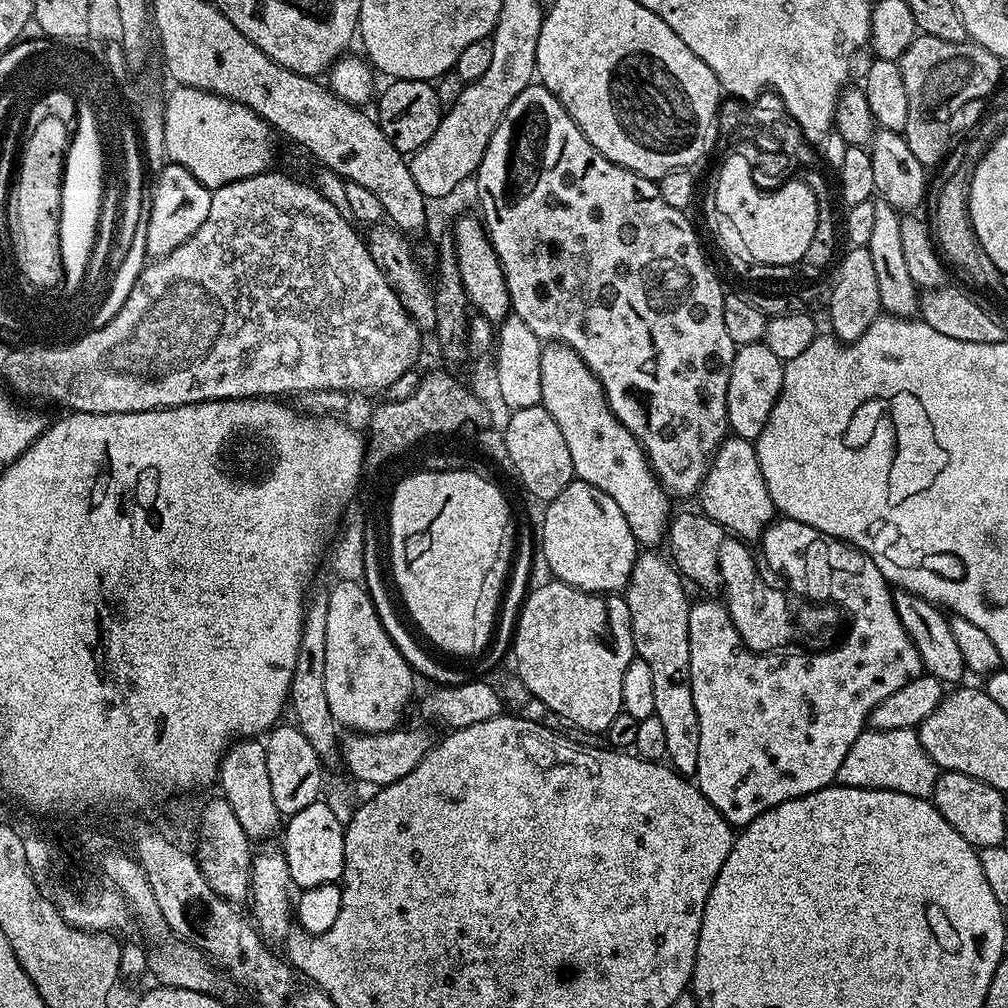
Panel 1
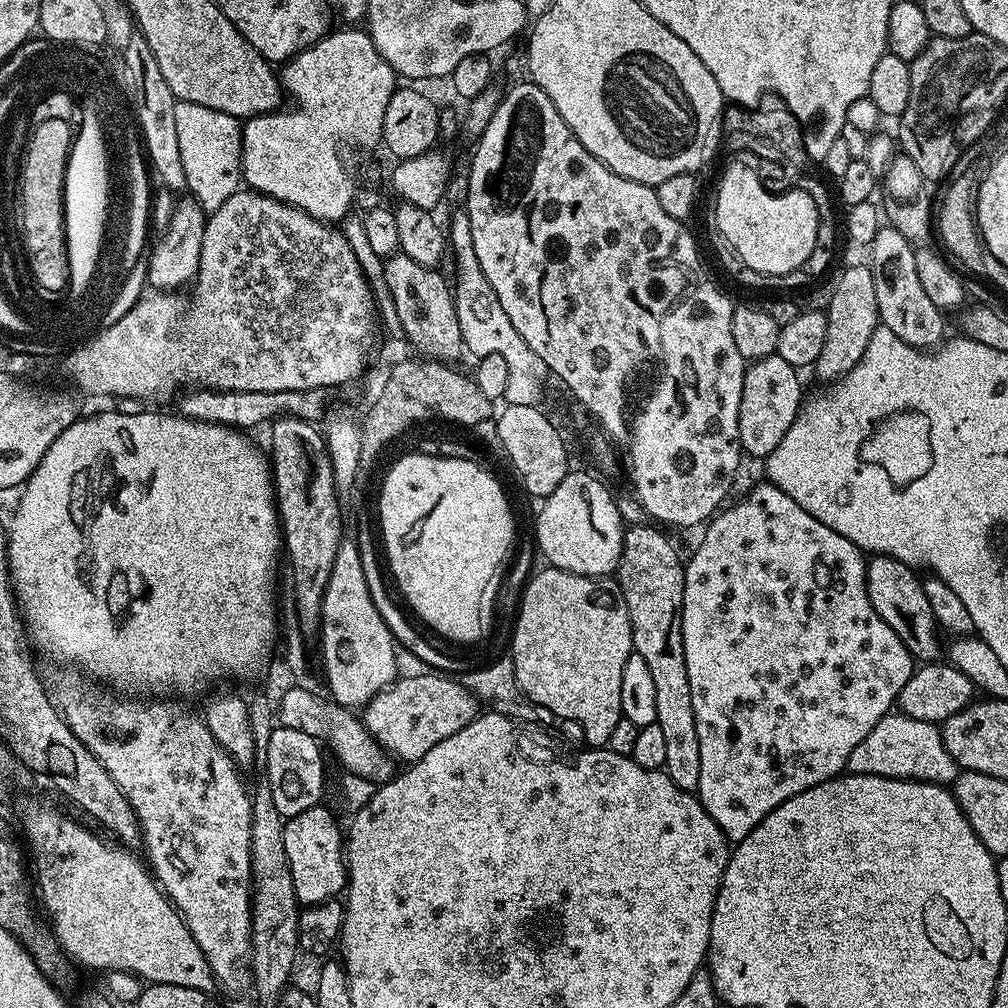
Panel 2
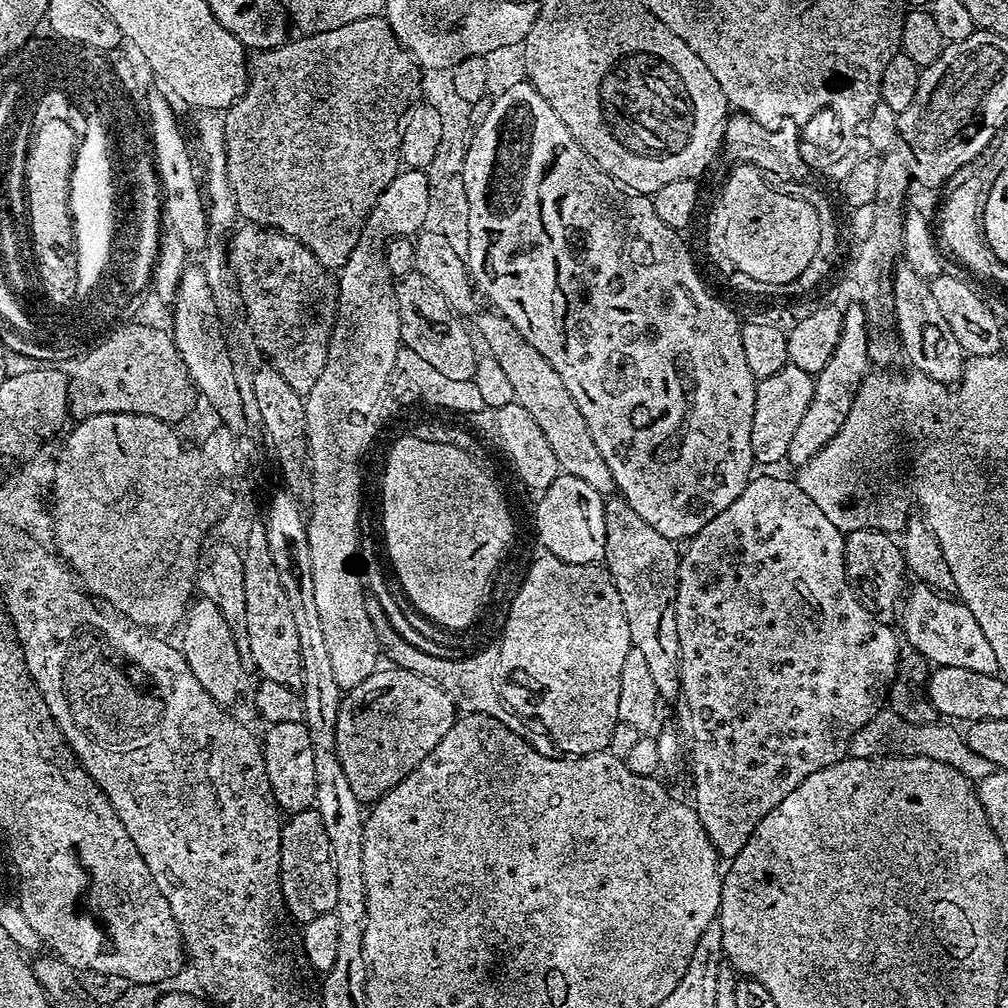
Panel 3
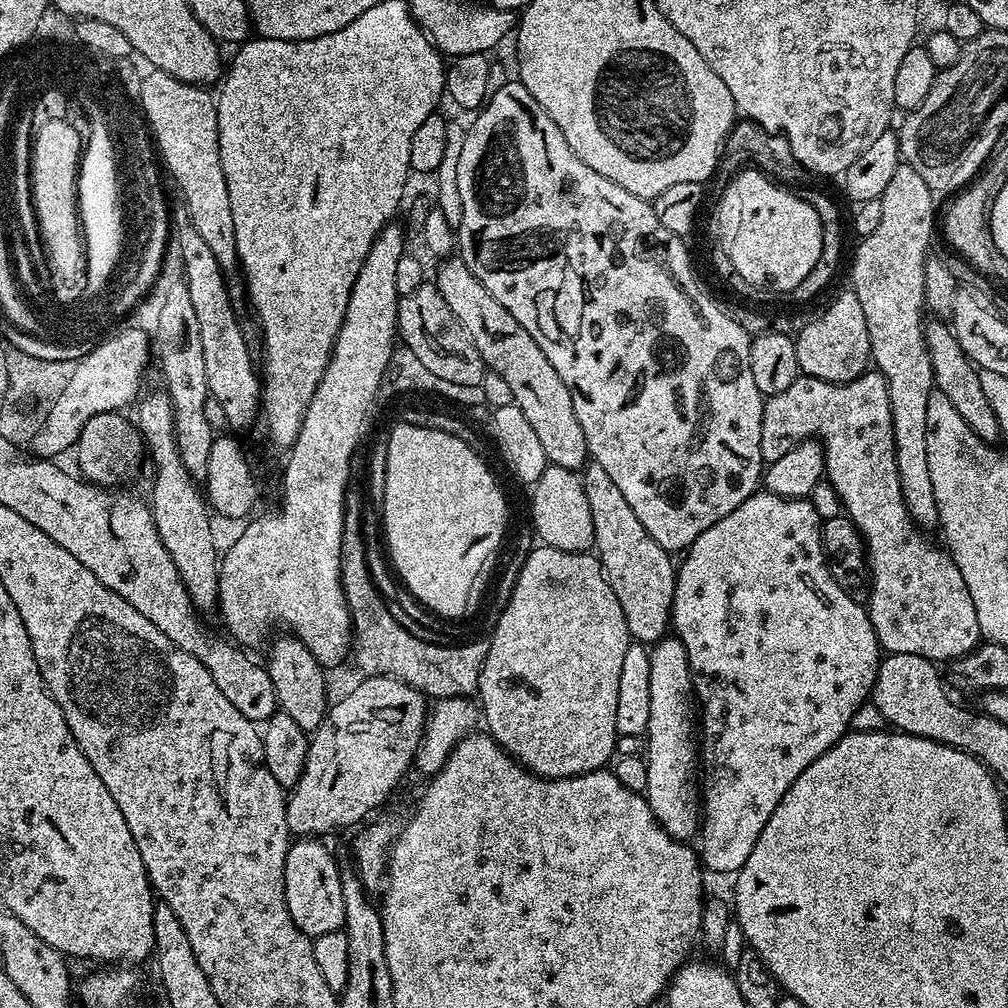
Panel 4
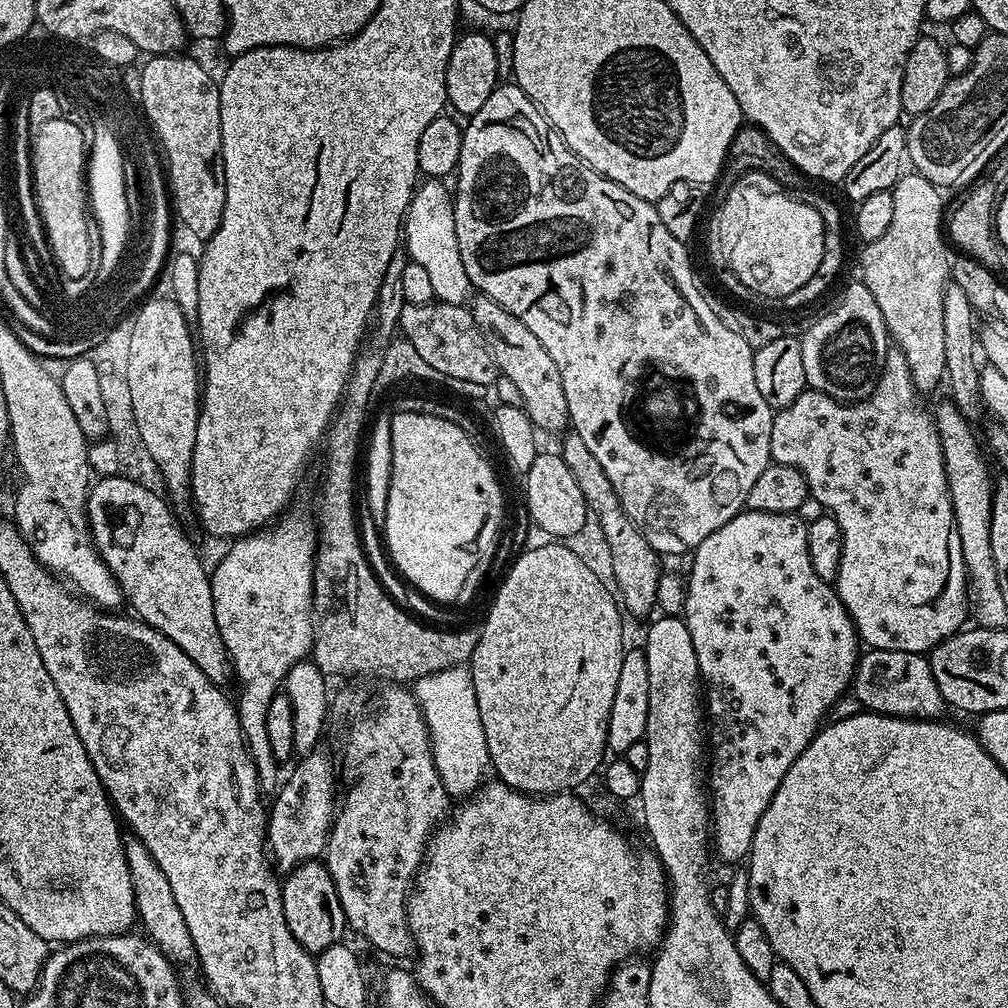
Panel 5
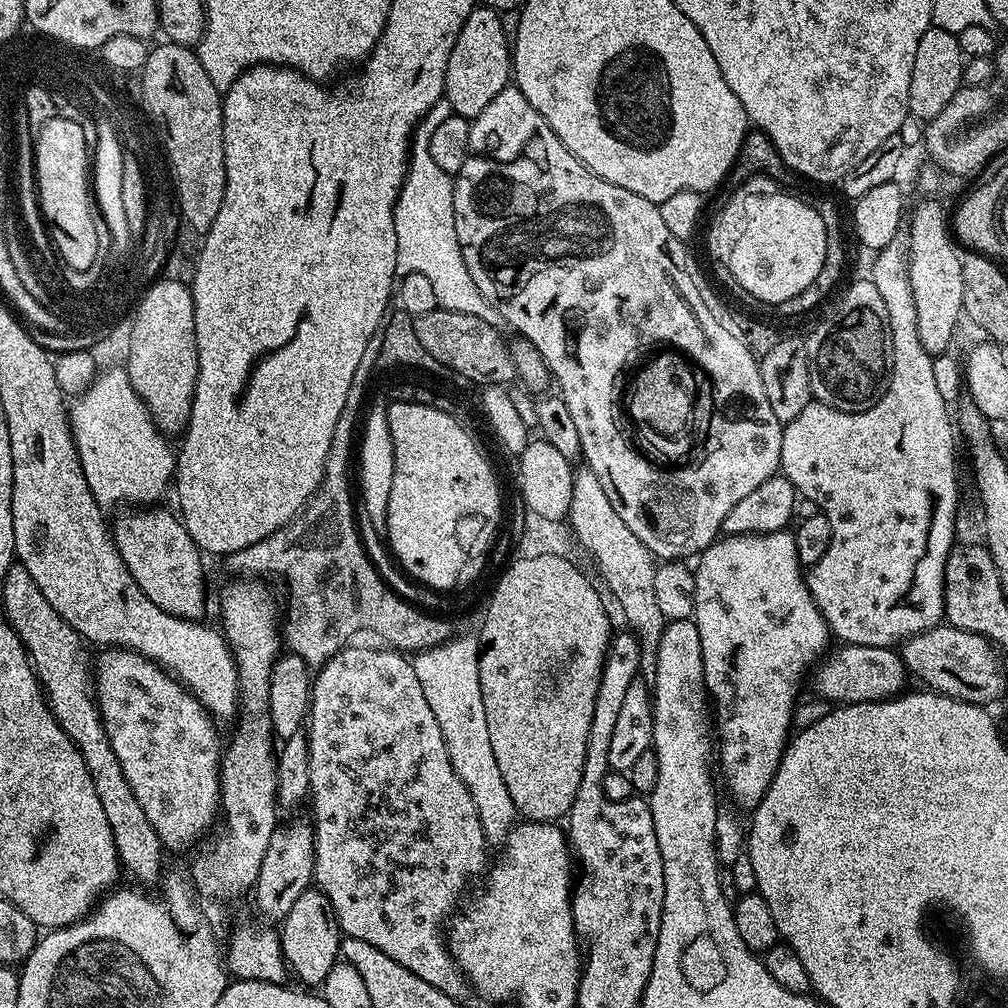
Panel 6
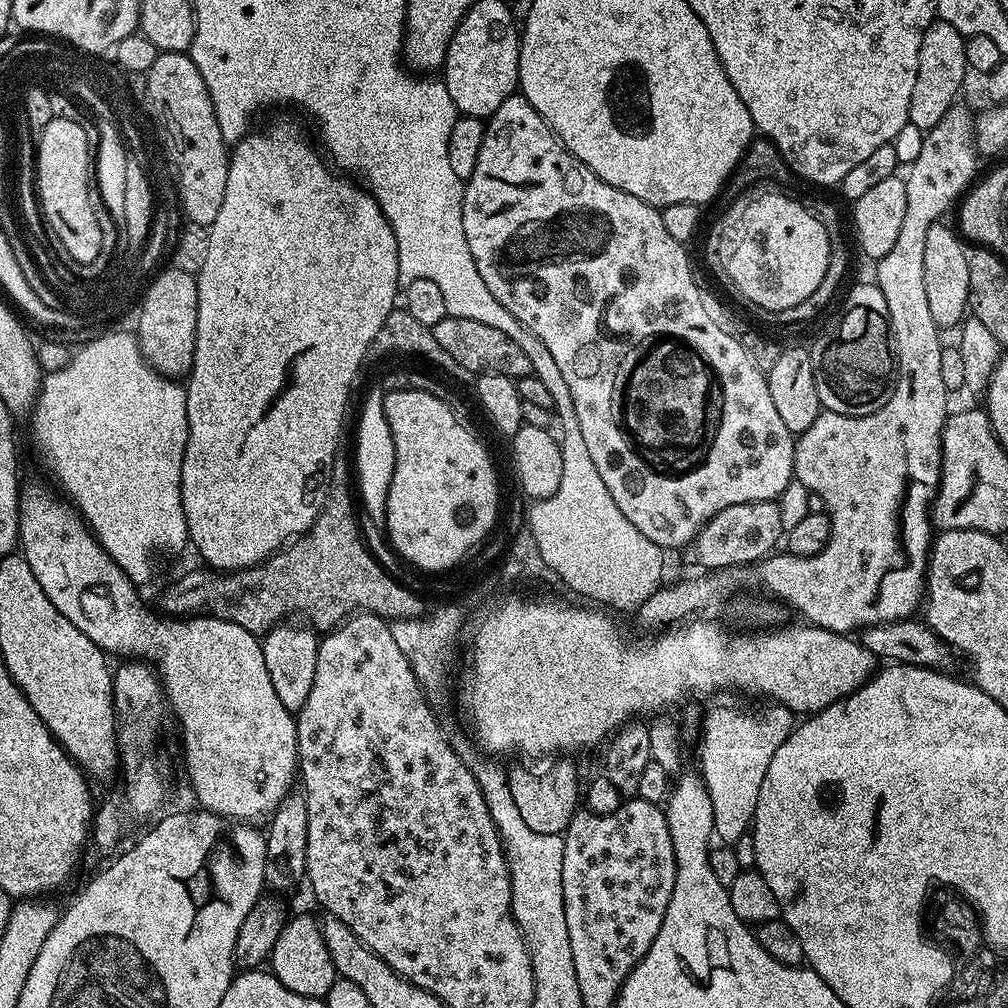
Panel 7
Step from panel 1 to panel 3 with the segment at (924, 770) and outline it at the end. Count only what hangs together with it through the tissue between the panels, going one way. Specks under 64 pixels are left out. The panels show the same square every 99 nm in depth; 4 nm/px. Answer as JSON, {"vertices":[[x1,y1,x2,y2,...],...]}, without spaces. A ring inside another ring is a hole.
{"vertices":[[883,707,866,727,858,730,849,744,849,755,854,757,876,757,882,755,920,756,944,761,946,765,954,766,968,780,979,782,982,778,996,772,992,762,980,754,970,750,967,739,955,729,953,723,935,720,931,723,911,723,902,718,891,707]]}

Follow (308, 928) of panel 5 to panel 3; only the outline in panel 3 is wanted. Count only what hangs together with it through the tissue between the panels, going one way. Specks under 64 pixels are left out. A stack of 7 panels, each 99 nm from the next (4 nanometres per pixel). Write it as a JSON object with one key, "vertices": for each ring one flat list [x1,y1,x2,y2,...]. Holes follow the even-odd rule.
{"vertices":[[315,807,291,813,283,821,280,830,280,885,287,915,292,915,297,925,303,926,310,922,310,918,336,911,338,878,334,874,330,838,326,838,326,826,322,826,322,818]]}

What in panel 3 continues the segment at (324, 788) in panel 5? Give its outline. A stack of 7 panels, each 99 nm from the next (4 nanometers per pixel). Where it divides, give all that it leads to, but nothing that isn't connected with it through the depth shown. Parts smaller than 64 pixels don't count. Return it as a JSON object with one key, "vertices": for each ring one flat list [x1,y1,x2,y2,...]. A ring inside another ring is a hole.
{"vertices":[[387,667,347,689,338,710,336,753,354,794,362,802,375,802,398,786,442,742,458,715,455,702,442,686,422,678,422,674]]}

